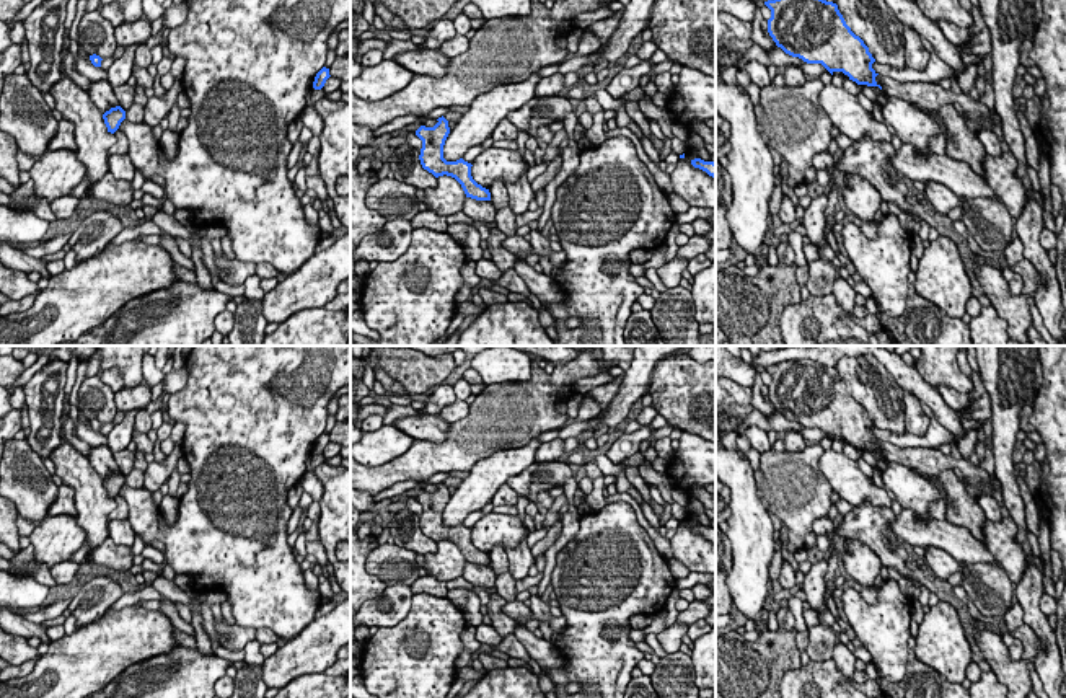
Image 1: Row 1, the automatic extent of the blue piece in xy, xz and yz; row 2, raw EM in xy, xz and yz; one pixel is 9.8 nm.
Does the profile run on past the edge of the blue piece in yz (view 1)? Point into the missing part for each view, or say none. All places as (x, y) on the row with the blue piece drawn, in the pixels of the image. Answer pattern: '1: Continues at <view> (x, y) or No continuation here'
1: No continuation here

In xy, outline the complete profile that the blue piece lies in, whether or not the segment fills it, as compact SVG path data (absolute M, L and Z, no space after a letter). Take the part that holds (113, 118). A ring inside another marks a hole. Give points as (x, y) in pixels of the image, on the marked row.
M121 106L111 108L103 114L108 132L114 134L126 119L126 111Z

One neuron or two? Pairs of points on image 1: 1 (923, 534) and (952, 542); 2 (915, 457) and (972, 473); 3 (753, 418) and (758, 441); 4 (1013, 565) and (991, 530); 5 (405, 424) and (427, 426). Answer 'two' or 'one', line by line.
1: one
2: one
3: two
4: one
5: one

